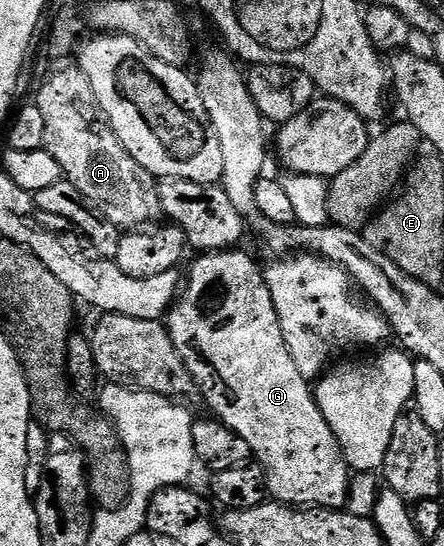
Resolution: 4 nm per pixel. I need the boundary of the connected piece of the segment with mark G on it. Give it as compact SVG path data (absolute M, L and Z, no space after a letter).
M234 248L226 252L204 252L196 256L196 261L191 265L191 274L185 277L185 286L165 318L167 330L171 333L173 343L185 367L189 367L195 384L199 386L202 400L207 400L208 407L215 412L212 414L223 424L228 425L241 439L245 439L245 443L249 443L254 460L262 465L267 473L268 494L281 505L342 510L347 504L347 496L351 491L352 470L343 457L341 447L337 443L337 435L333 435L329 423L325 423L325 415L321 415L321 407L317 407L312 382L303 377L301 371L297 371L297 363L293 363L293 355L289 355L289 347L285 347L285 335L281 335L277 307L273 307L273 295L269 291L267 280L263 277L261 265L258 265L249 254L241 252L238 248Z

